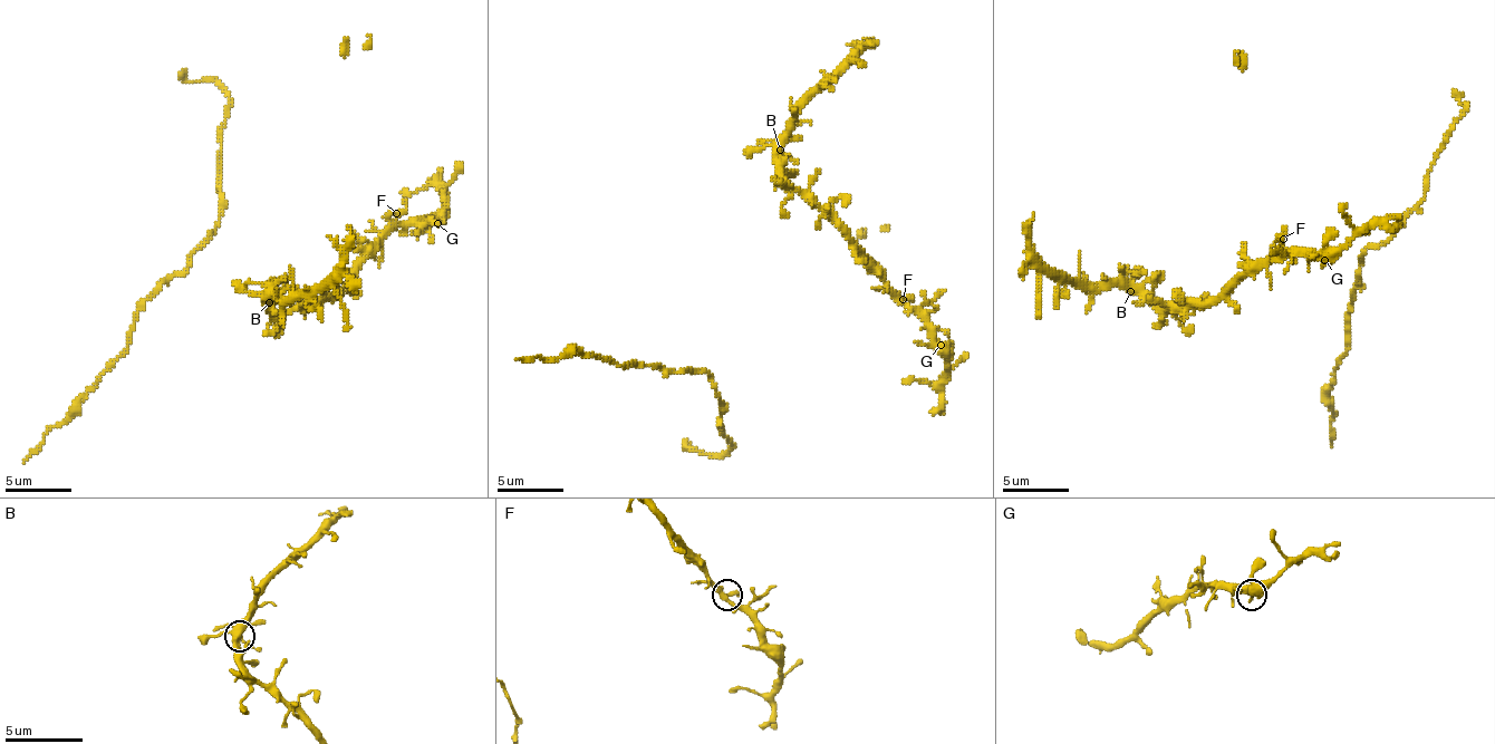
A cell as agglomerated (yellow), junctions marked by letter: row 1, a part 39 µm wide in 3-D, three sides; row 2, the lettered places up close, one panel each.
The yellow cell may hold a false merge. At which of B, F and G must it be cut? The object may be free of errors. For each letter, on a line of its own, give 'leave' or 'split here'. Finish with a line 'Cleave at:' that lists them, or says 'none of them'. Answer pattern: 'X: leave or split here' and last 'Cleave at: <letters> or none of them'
B: leave
F: leave
G: leave
Cleave at: none of them

